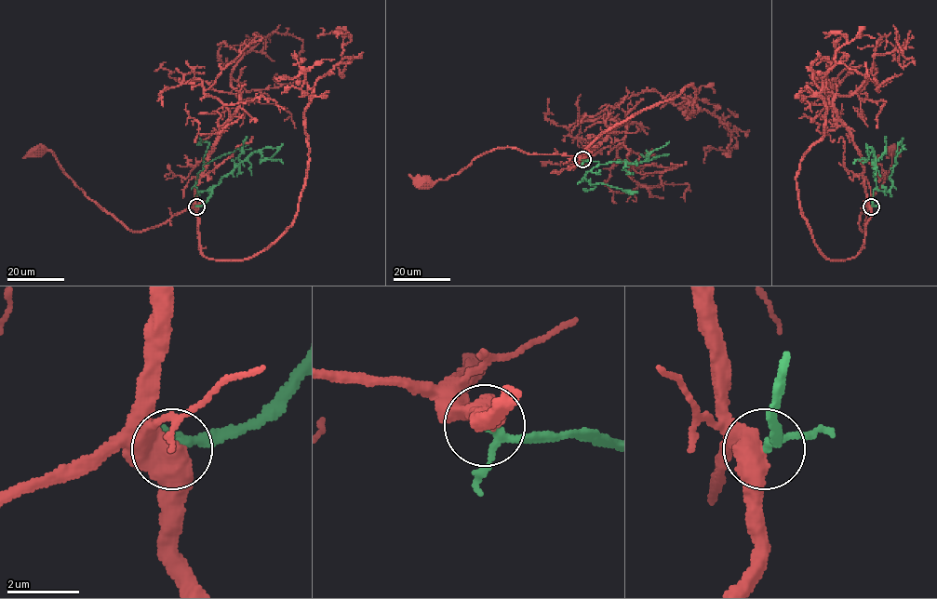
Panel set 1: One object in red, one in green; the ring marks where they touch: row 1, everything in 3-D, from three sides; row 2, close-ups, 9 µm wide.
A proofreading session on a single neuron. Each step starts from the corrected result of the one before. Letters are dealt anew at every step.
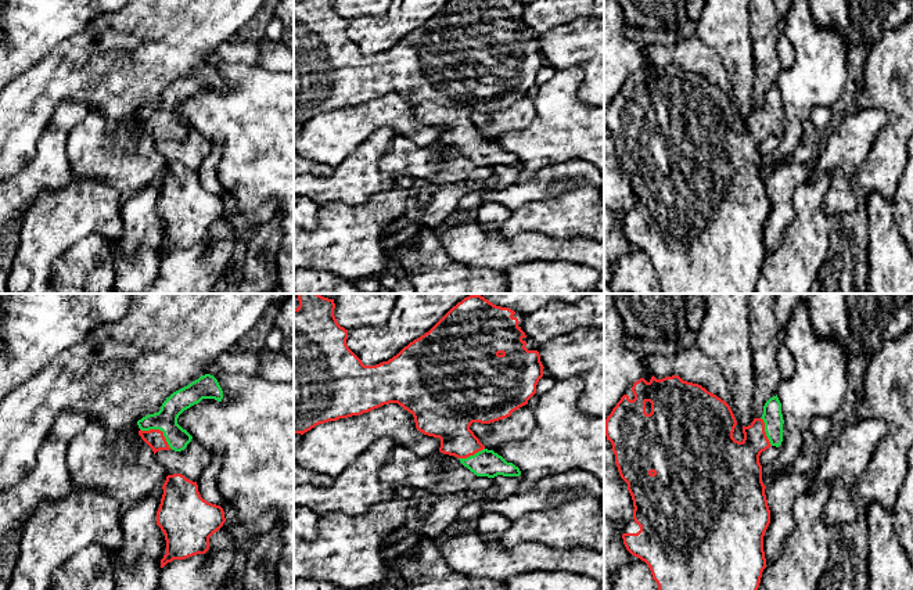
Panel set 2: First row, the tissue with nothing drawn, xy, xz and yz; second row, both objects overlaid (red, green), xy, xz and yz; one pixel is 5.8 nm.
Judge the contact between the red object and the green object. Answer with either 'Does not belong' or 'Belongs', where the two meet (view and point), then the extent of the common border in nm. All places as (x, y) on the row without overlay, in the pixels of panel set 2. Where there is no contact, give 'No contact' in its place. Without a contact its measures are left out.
Belongs. Touches red at xy (158, 119). Shared border 220 nm

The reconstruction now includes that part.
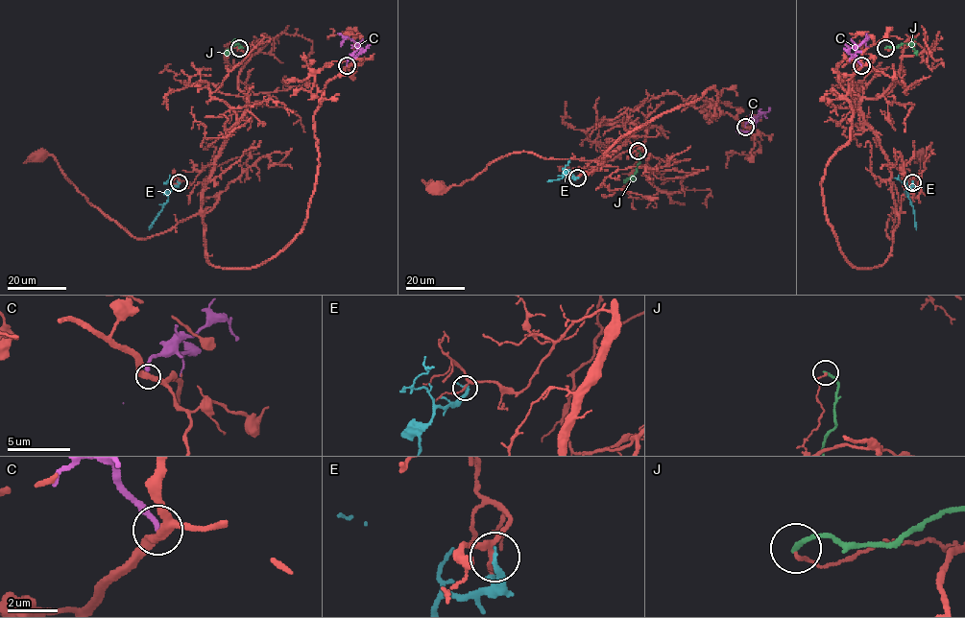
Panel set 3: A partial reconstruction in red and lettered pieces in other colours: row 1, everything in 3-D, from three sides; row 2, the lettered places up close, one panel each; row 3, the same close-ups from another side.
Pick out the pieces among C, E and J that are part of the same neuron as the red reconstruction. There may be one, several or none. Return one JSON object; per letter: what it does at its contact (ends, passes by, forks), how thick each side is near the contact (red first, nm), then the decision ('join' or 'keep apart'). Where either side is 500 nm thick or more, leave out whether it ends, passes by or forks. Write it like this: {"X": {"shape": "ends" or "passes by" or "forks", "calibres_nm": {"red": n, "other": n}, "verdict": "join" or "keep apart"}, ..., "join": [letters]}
{"C": {"shape": "ends", "calibres_nm": {"red": 340, "other": 240}, "verdict": "keep apart"}, "E": {"shape": "ends", "calibres_nm": {"red": 180, "other": 240}, "verdict": "keep apart"}, "J": {"shape": "ends", "calibres_nm": {"red": 130, "other": 200}, "verdict": "keep apart"}, "join": []}

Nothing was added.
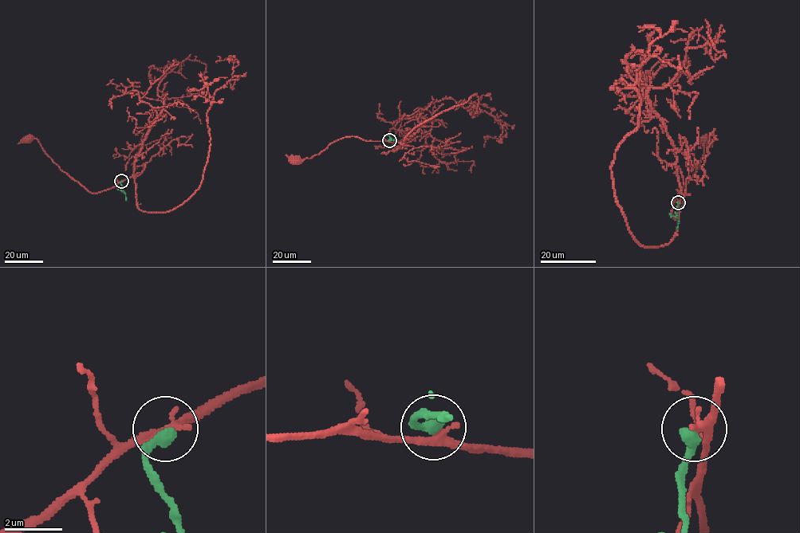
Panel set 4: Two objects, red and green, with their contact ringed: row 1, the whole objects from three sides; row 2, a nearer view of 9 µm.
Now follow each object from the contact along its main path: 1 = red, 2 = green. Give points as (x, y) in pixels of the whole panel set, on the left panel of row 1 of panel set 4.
1: (122, 182), (98, 192), (88, 191), (63, 171), (36, 138), (29, 143), (27, 140)
2: (122, 182), (120, 184), (126, 200)

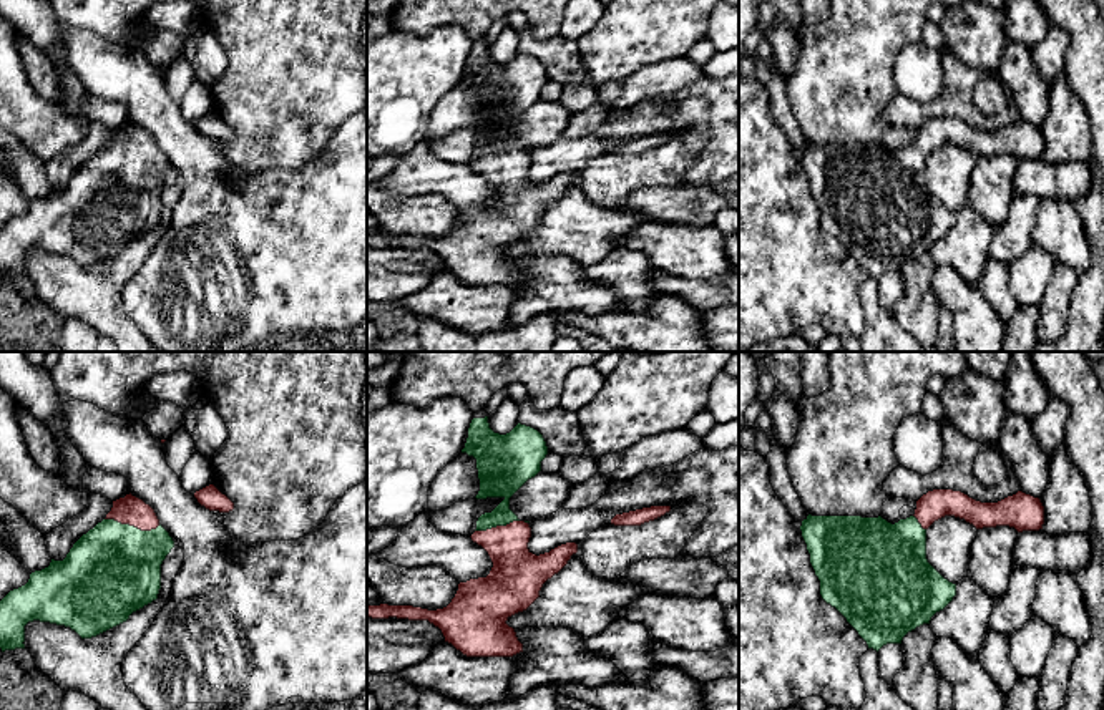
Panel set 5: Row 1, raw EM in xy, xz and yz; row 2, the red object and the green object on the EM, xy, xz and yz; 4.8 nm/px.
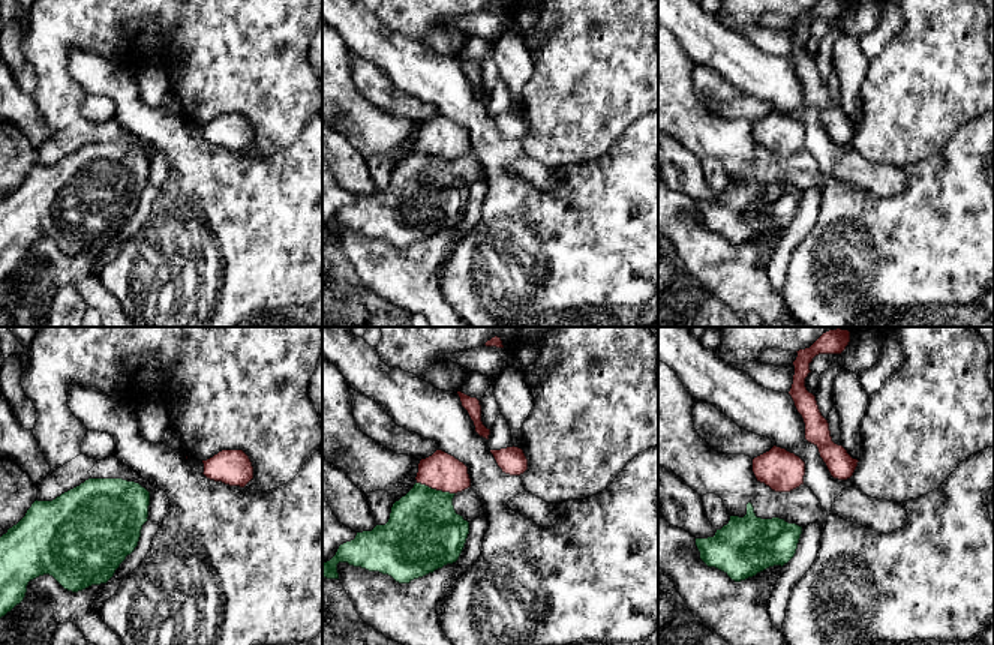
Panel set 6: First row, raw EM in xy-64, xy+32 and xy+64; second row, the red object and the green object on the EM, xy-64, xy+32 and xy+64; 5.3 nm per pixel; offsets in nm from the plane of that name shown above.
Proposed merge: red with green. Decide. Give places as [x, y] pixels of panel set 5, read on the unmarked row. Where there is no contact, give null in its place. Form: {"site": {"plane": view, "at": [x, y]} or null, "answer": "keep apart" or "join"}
{"site": {"plane": "xy", "at": [133, 153]}, "answer": "join"}

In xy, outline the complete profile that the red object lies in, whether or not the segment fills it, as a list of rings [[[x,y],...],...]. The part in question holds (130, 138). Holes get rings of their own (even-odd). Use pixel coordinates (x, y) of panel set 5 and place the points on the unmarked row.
[[[131,121],[113,129],[111,139],[83,163],[63,189],[30,202],[25,214],[0,229],[0,277],[25,277],[25,254],[33,249],[65,254],[81,267],[96,265],[158,227],[161,192],[174,176],[154,138]]]

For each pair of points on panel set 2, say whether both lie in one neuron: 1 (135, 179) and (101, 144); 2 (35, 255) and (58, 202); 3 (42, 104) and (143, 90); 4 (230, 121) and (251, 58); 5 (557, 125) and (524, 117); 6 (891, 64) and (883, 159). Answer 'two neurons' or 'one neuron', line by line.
1: one neuron
2: one neuron
3: one neuron
4: two neurons
5: two neurons
6: one neuron

